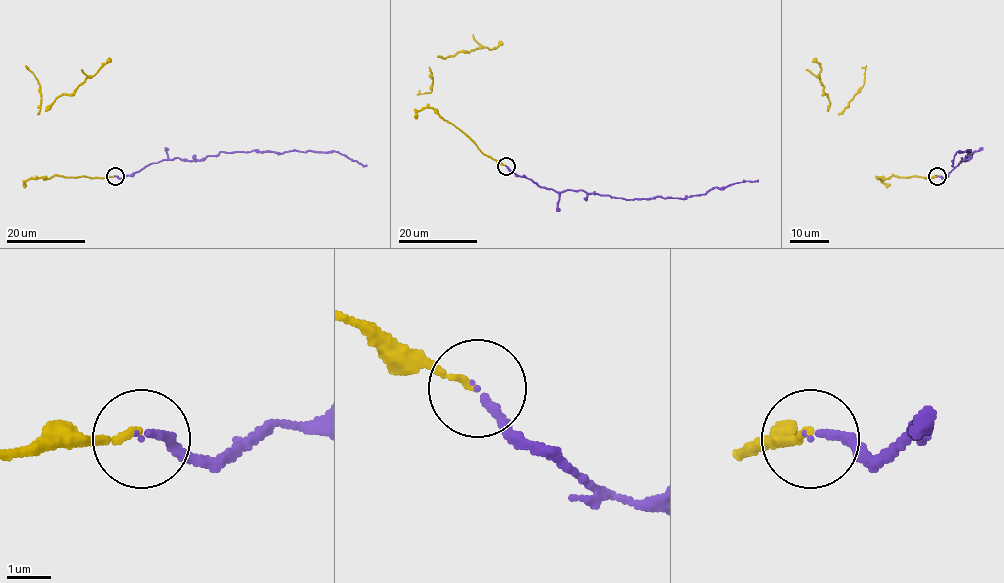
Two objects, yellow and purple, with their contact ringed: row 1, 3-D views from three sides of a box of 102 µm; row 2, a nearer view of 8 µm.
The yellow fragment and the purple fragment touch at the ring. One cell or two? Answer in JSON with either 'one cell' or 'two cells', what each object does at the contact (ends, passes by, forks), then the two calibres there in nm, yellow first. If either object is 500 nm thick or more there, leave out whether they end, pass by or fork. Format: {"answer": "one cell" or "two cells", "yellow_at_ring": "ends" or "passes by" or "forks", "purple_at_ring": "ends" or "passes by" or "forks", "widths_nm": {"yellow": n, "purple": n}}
{"answer": "one cell", "yellow_at_ring": "ends", "purple_at_ring": "ends", "widths_nm": {"yellow": 130, "purple": 170}}

